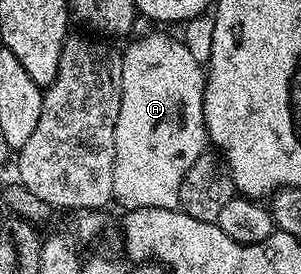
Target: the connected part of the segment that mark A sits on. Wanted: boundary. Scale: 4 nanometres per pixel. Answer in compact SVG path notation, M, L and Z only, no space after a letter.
M149 33L146 37L137 37L121 53L121 66L123 67L123 83L121 84L121 102L119 103L119 119L115 123L115 183L113 184L113 196L116 204L125 205L126 210L146 209L147 207L159 207L160 209L176 209L181 204L179 199L179 187L183 183L183 175L199 155L207 151L209 133L205 130L203 119L203 95L205 94L206 70L197 62L197 57L181 41L168 37L165 33Z

